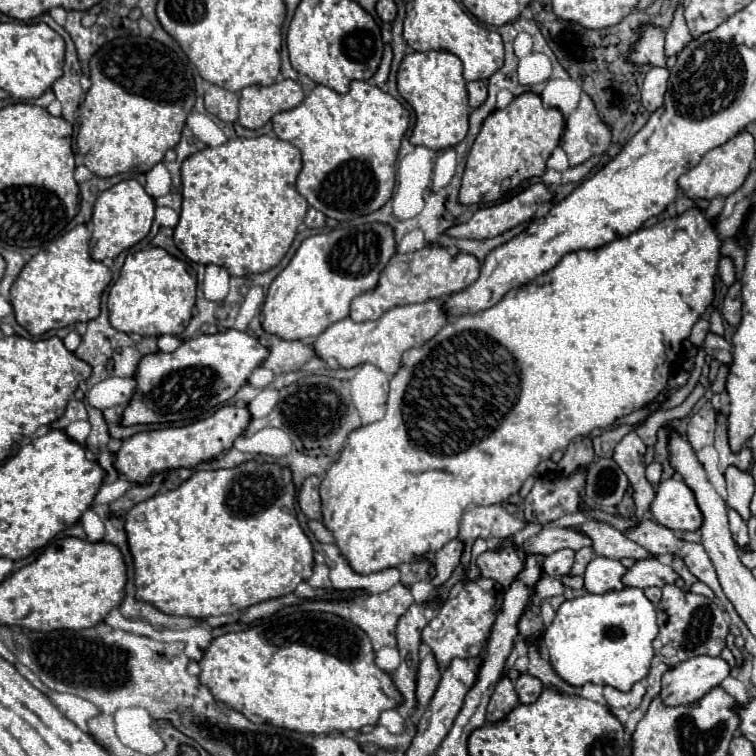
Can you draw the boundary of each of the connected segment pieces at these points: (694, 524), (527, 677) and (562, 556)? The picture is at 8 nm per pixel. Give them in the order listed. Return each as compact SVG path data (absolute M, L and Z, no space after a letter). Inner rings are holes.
M681 478L659 482L649 512L655 522L677 532L695 532L703 522L695 496Z
M525 672L525 674L519 674L513 682L515 682L517 696L519 696L519 700L521 700L523 704L531 704L531 702L535 702L535 700L539 698L541 690L543 690L541 680L535 678L535 676L531 676L531 674L527 674L527 672Z
M563 548L563 550L545 558L543 572L553 578L561 578L563 574L569 574L569 570L573 566L573 558L575 558L575 552L569 548Z

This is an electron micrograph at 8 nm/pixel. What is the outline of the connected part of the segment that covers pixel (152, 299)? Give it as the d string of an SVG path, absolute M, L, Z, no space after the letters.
M147 248L125 258L119 280L111 286L107 306L113 328L139 336L179 336L193 316L197 274L163 248Z

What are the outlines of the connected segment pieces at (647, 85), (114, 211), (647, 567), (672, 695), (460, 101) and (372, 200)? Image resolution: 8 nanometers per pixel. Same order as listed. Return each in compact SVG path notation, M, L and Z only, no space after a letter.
M653 66L645 74L641 98L643 98L643 106L647 112L653 112L663 104L663 94L667 90L667 78L669 78L669 70L659 68L659 66Z
M135 179L123 180L115 184L113 188L105 190L93 206L91 220L88 222L91 238L91 256L95 260L105 258L117 258L123 250L131 248L139 240L143 240L149 234L149 228L153 224L153 212L155 202L145 192L145 188Z
M649 558L649 560L637 560L621 580L625 586L635 588L649 588L649 586L663 588L665 584L673 584L677 580L677 574L673 572L671 566L661 564L657 558Z
M689 658L667 670L661 678L661 700L665 706L691 704L729 676L731 666L723 658Z
M411 52L403 58L397 72L399 94L415 110L415 128L409 142L431 150L457 146L467 134L467 88L461 74L461 60L451 52Z
M357 80L351 82L347 94L339 94L327 86L315 86L297 108L275 114L271 123L271 134L263 136L281 138L301 150L303 168L297 176L297 192L309 202L309 206L323 212L327 218L335 218L339 222L353 220L379 210L391 198L395 186L395 160L401 138L409 126L409 110L391 94L369 82Z

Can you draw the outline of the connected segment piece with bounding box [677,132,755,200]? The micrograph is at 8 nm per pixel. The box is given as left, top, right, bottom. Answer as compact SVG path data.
M741 132L735 138L731 138L729 142L725 142L723 146L717 146L713 150L709 150L703 160L691 168L689 172L685 172L677 184L683 190L683 194L691 200L713 200L715 196L723 196L727 198L729 194L733 194L737 188L741 188L741 184L745 182L749 170L751 170L751 162L755 160L755 140L749 132Z

